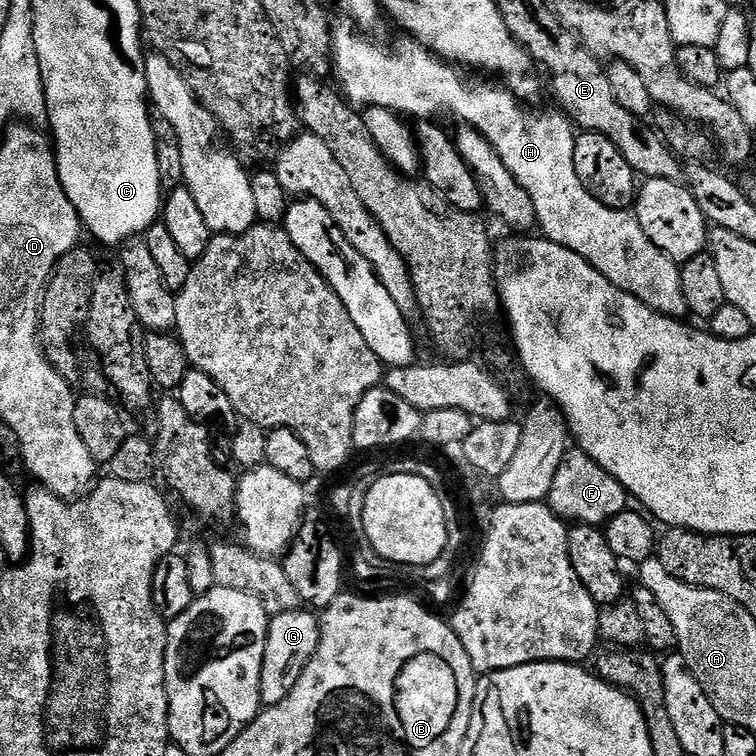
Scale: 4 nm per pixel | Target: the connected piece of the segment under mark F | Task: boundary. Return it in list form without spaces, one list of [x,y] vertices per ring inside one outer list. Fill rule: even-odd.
[[[572,446],[558,466],[546,503],[554,515],[565,522],[603,526],[626,511],[630,504],[630,497],[622,482],[614,478],[614,474],[598,466],[598,462],[594,462],[594,458],[590,458],[590,454],[586,454],[579,446]]]

